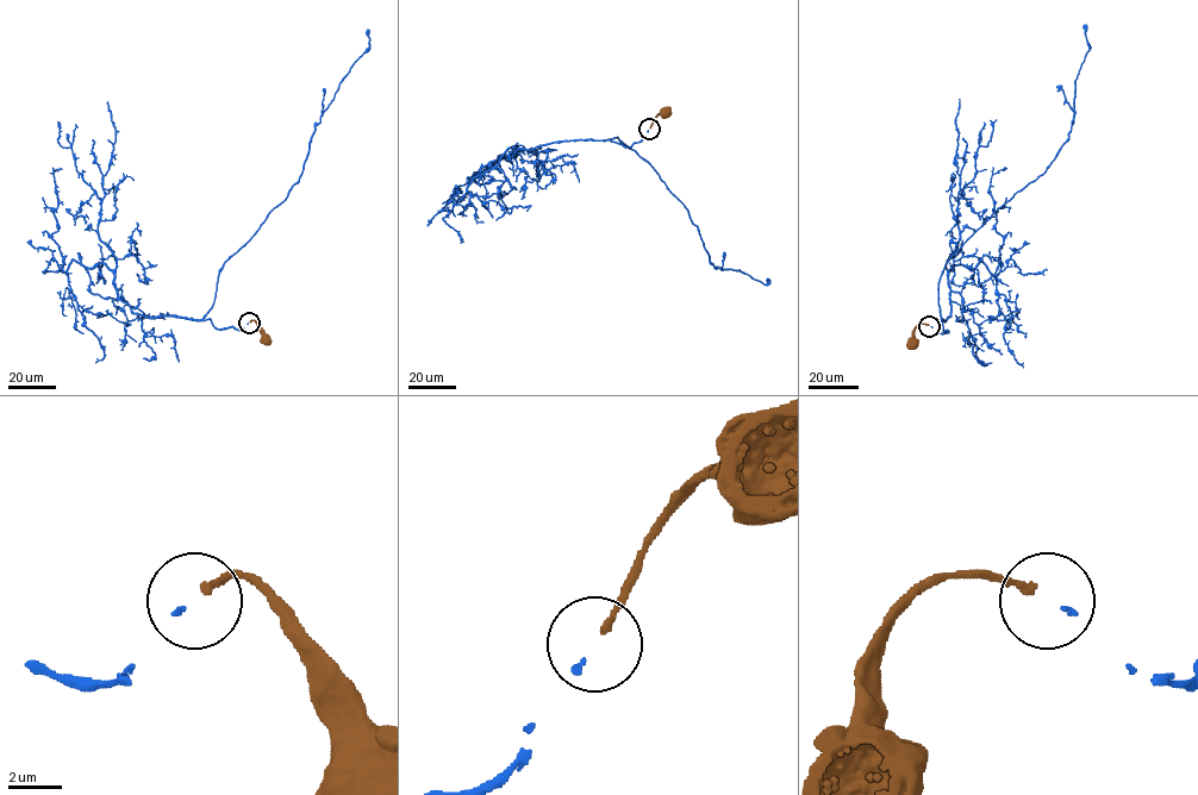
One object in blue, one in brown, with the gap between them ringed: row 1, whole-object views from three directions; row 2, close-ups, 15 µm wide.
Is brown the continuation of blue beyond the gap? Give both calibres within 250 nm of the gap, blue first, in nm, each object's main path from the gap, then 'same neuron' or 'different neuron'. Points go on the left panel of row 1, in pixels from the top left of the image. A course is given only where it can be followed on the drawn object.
160/280 nm | blue via (248, 323), (242, 330), (218, 329), (203, 319), (225, 263), (298, 181), (320, 114), (369, 47), (367, 30) | brown via (249, 321), (256, 323), (264, 338) | same neuron

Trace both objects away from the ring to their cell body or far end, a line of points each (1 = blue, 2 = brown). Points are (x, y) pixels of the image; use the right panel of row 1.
1: (930, 326), (948, 331), (938, 305), (944, 264), (1044, 171), (1068, 137), (1074, 80), (1089, 49), (1086, 25)
2: (928, 325), (916, 326), (912, 343)

